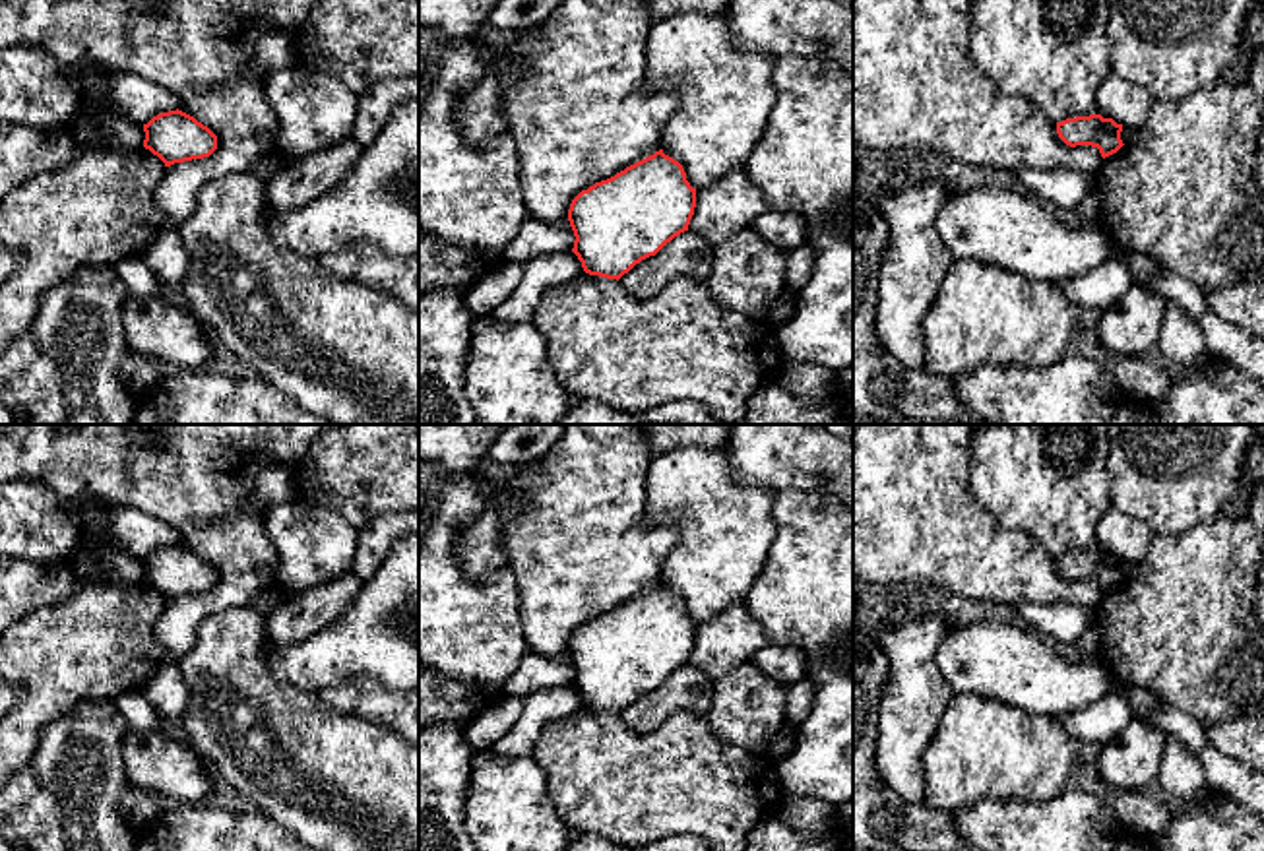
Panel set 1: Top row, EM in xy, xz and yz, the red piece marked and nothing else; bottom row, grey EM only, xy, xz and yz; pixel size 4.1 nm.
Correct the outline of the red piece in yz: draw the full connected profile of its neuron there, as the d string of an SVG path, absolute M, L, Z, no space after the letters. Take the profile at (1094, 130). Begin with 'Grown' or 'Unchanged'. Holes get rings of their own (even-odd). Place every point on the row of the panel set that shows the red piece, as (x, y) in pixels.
Unchanged. M1101 114L1076 116L1057 122L1057 134L1066 145L1097 147L1103 159L1124 145L1121 132L1122 124L1117 124L1113 118L1103 118Z

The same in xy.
Unchanged. M169 110L143 124L143 147L165 167L209 157L217 149L217 136L182 110Z

